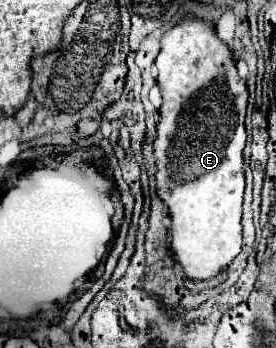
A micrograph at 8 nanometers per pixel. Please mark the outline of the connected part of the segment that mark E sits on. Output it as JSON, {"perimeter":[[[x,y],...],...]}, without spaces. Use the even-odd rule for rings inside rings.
{"perimeter":[[[185,18],[161,38],[161,52],[155,60],[163,106],[159,110],[157,136],[153,142],[157,166],[157,196],[167,204],[171,216],[171,258],[187,280],[203,282],[223,272],[241,252],[241,204],[245,190],[243,148],[245,148],[245,108],[247,86],[241,82],[231,50],[217,38],[215,30],[197,18]]]}

